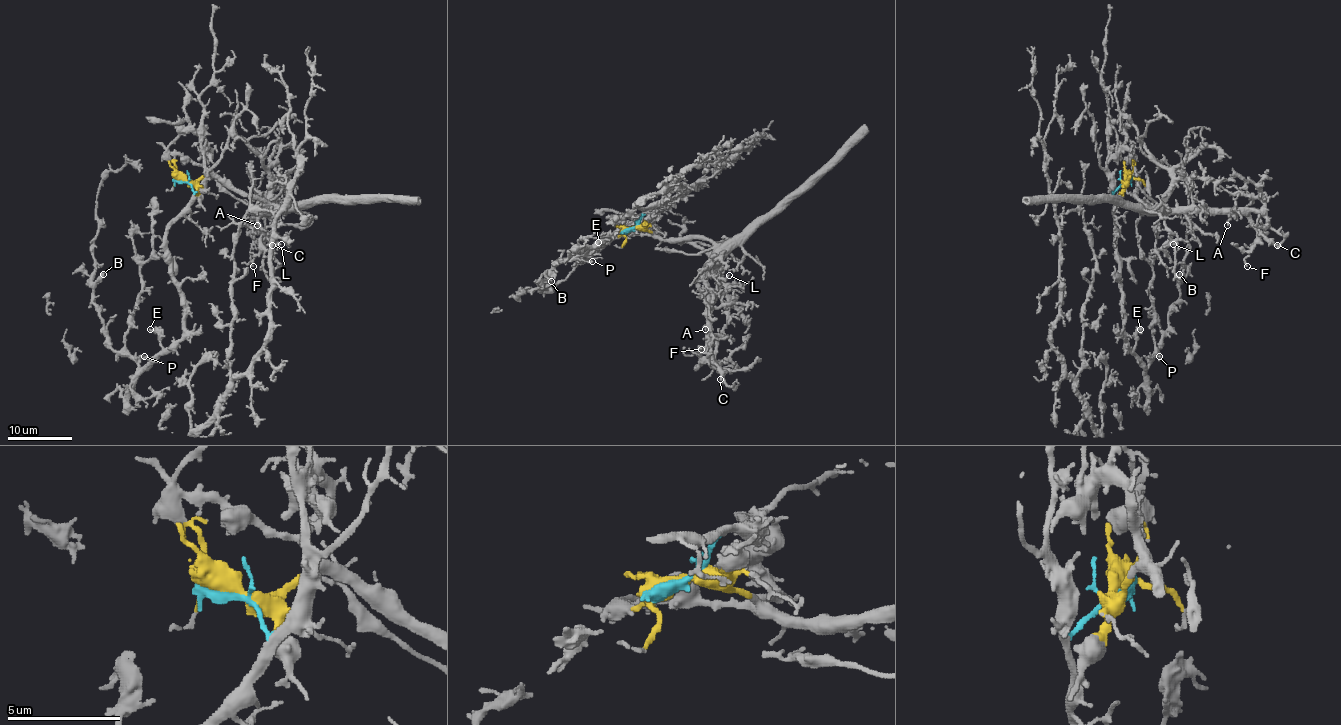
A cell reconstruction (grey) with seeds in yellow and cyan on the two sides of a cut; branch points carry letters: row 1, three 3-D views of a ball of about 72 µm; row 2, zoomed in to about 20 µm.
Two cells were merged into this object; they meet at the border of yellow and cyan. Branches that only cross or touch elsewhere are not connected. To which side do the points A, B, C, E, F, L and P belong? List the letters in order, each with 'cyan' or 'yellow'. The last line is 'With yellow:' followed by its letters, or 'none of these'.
A: yellow
B: cyan
C: yellow
E: cyan
F: yellow
L: yellow
P: cyan
With yellow: A, C, F, L

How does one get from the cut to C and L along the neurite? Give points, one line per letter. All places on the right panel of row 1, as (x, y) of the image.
C: (1127, 179), (1133, 174), (1136, 177), (1136, 195), (1151, 208), (1170, 211), (1242, 211), (1266, 238), (1277, 244)
L: (1127, 179), (1133, 174), (1136, 177), (1136, 196), (1162, 217), (1176, 236), (1173, 244)

